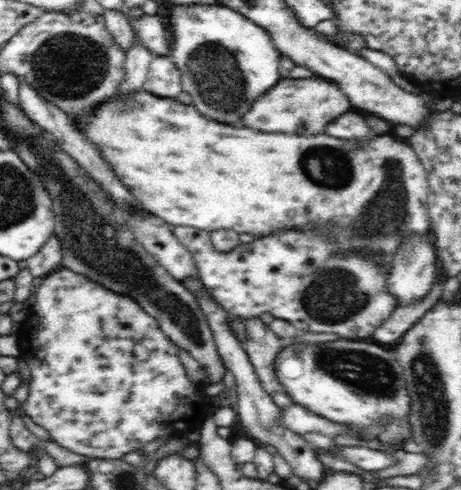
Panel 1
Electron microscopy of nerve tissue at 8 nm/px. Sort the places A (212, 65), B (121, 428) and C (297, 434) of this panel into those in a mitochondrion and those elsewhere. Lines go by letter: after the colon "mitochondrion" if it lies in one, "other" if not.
A: mitochondrion
B: other
C: other

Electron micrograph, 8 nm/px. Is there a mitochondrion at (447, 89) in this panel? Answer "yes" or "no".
no

